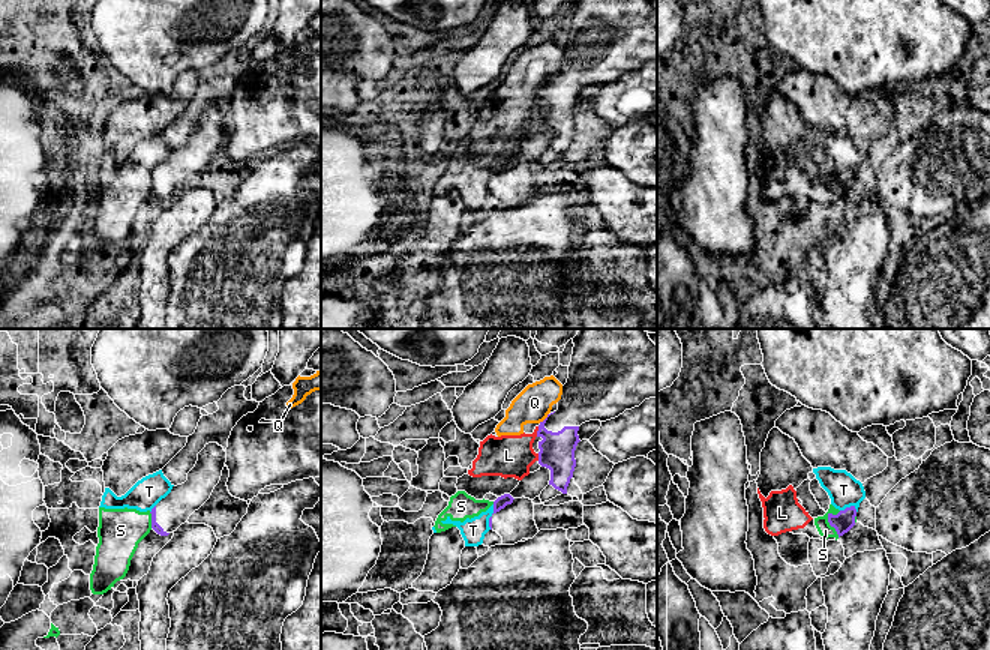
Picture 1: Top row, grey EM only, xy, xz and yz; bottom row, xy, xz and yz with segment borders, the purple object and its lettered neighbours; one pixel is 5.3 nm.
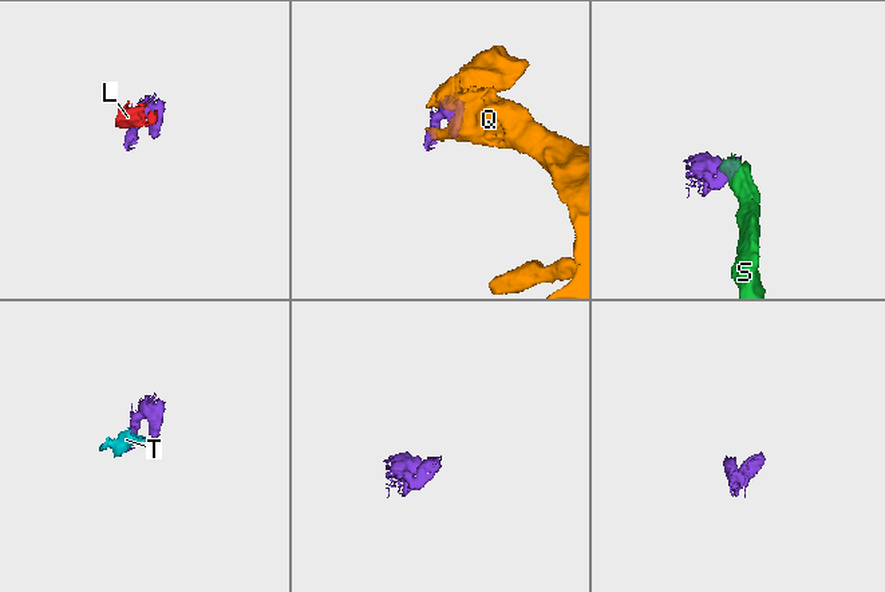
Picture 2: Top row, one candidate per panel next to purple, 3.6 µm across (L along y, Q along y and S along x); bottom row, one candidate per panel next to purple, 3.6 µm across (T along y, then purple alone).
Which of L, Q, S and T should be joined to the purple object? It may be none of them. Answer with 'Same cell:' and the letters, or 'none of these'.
Same cell: none of these

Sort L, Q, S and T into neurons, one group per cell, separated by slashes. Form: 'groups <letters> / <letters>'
groups L Q S T

